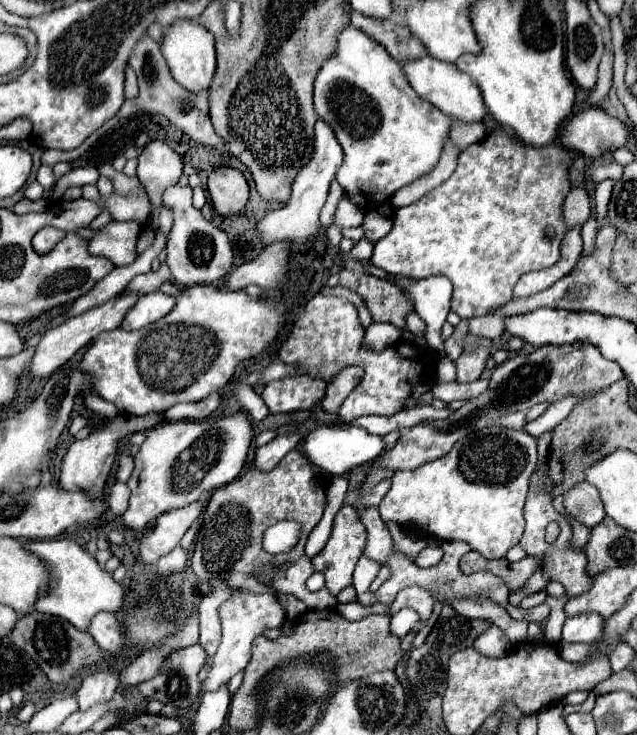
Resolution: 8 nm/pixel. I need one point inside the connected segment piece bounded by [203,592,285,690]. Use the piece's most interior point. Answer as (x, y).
(246, 615)

